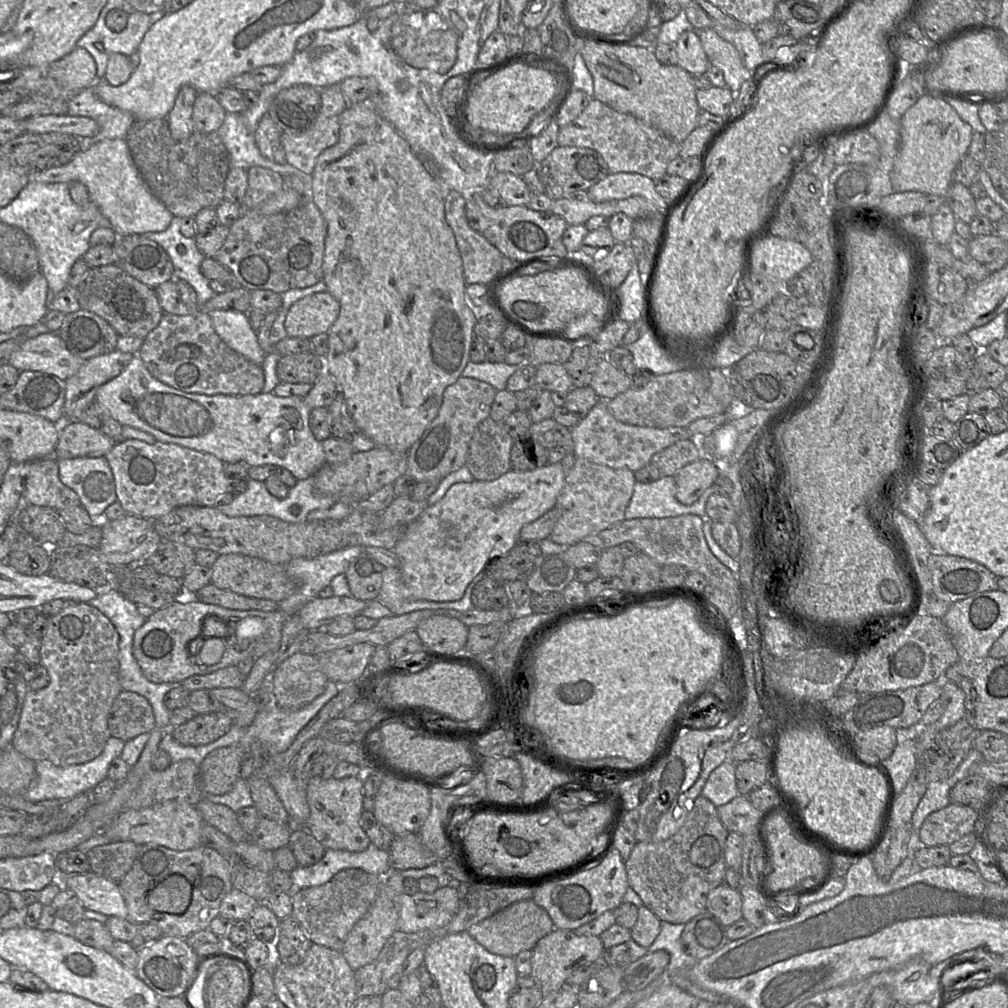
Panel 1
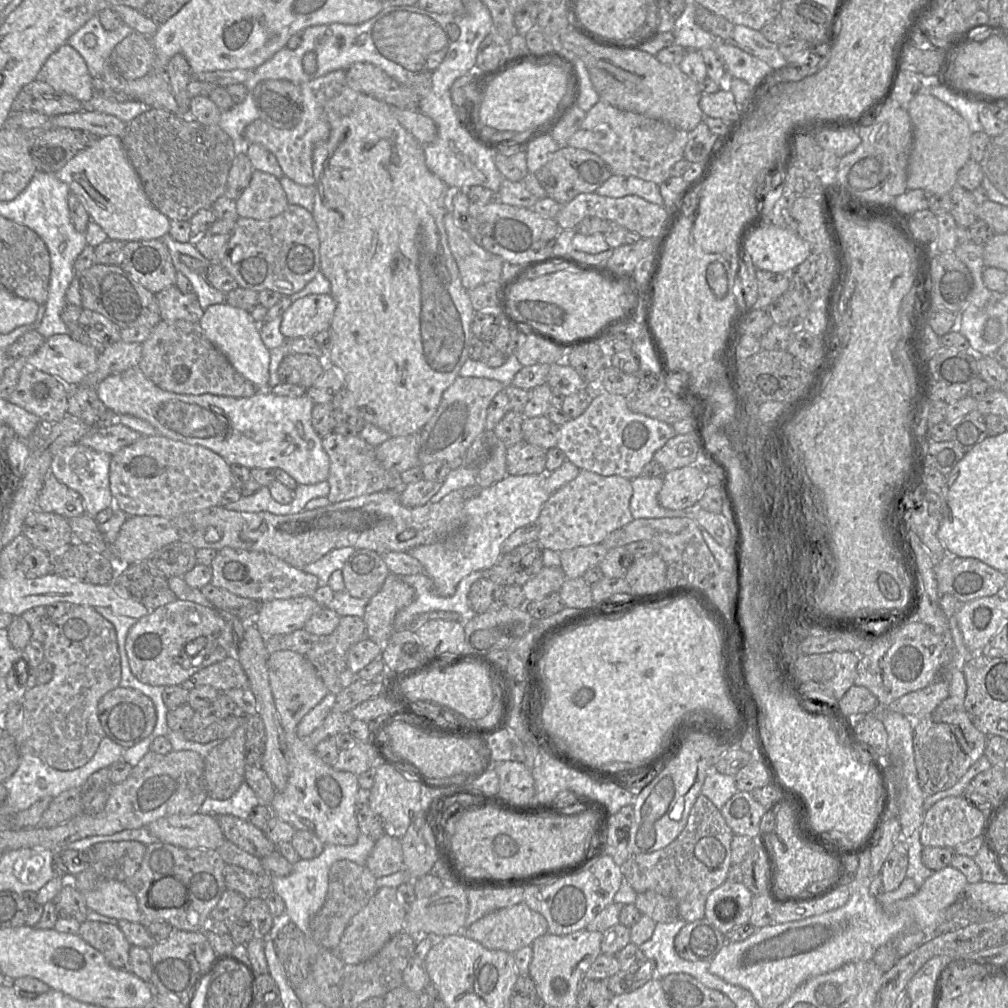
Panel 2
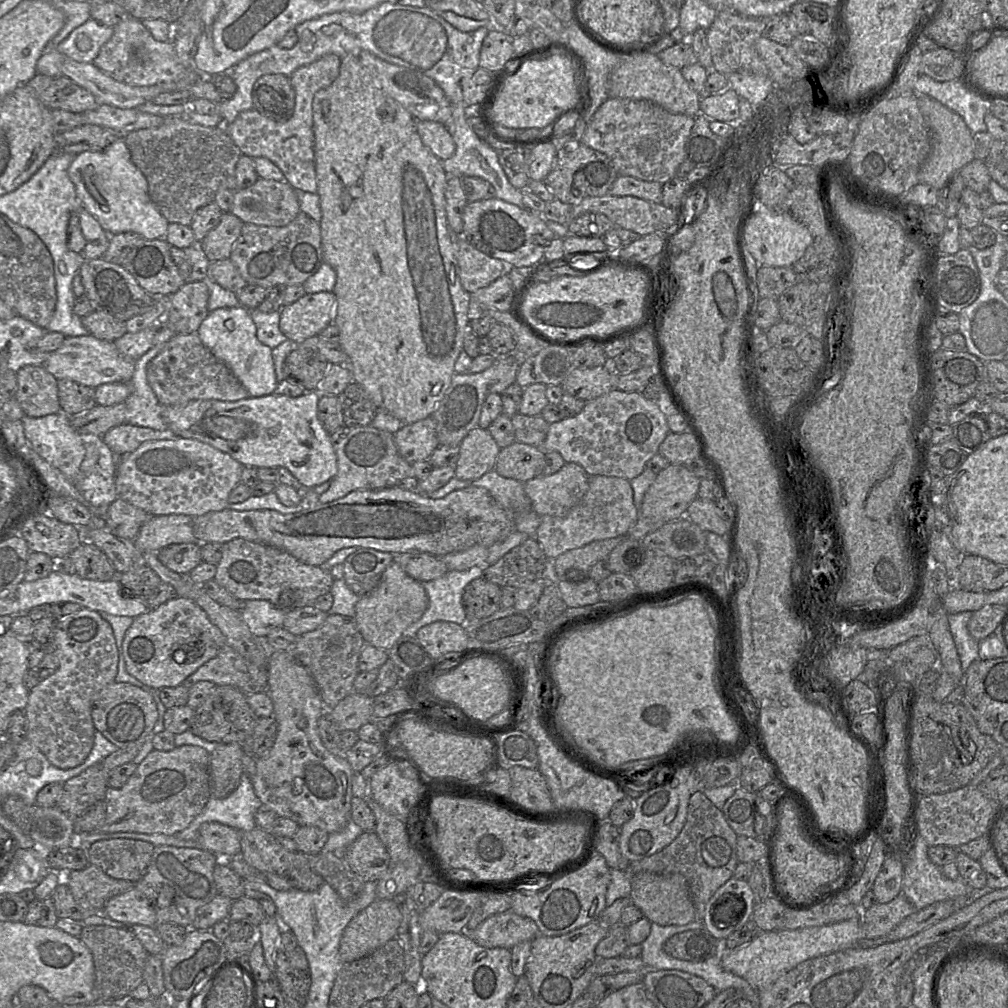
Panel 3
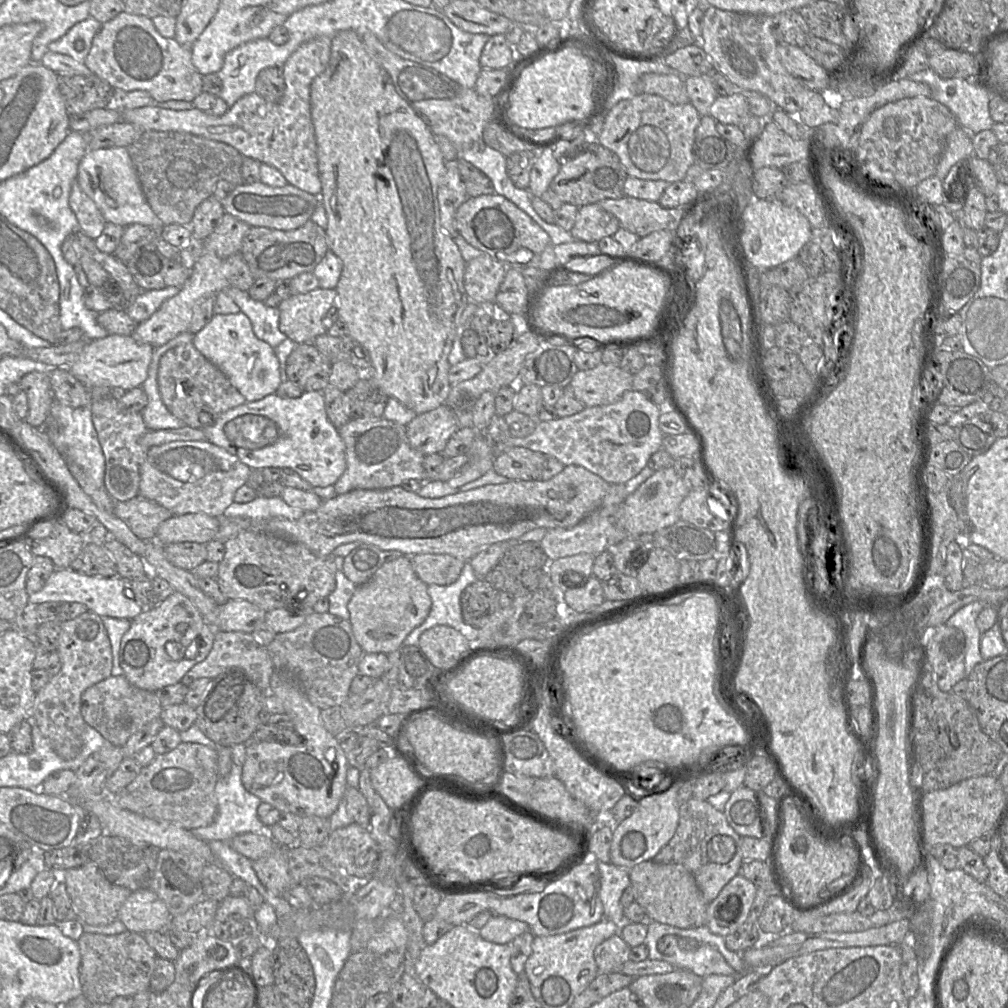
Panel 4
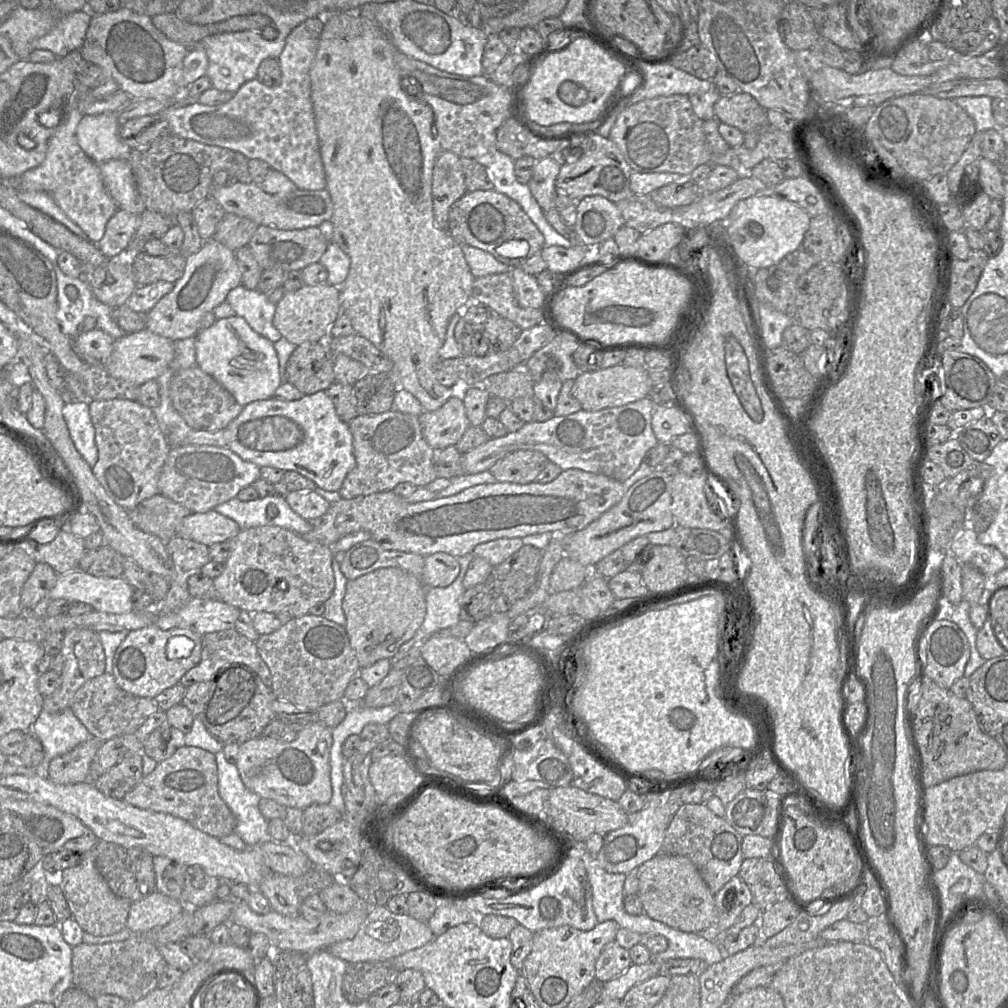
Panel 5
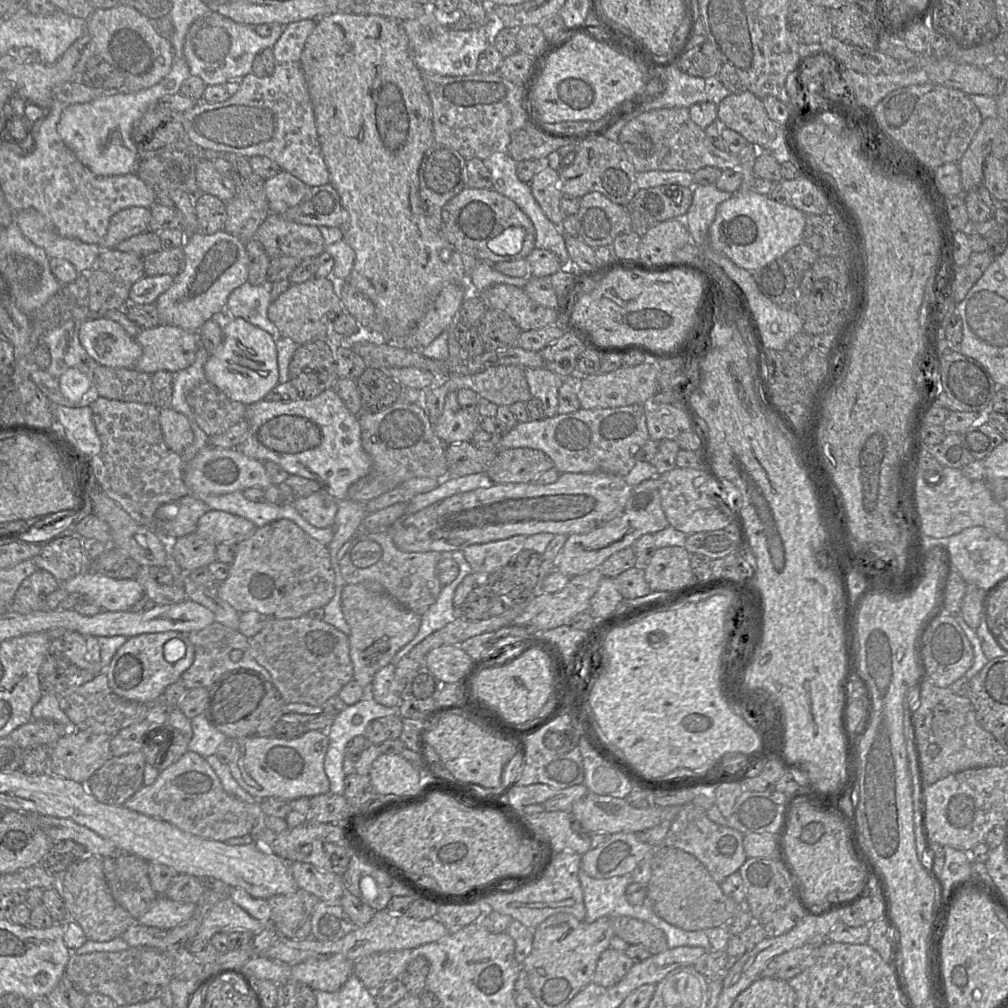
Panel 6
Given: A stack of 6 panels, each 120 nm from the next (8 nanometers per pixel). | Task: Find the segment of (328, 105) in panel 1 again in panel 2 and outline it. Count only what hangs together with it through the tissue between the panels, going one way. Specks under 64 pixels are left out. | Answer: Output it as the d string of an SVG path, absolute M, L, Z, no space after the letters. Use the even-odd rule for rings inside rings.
M335 70L299 85L302 94L302 114L299 123L290 129L278 129L260 118L250 123L243 132L244 144L259 144L277 159L283 175L303 186L312 186L314 176L312 154L316 144L329 138L330 126L325 112L326 103L346 86L346 70Z

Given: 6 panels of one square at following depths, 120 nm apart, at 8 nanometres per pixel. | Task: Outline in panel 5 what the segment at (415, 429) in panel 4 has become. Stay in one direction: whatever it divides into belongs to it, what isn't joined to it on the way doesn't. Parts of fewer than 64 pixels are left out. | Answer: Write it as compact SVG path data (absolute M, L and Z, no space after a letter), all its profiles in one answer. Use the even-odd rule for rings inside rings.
M458 391L438 410L423 411L418 419L423 436L433 450L455 445L471 426L462 393Z

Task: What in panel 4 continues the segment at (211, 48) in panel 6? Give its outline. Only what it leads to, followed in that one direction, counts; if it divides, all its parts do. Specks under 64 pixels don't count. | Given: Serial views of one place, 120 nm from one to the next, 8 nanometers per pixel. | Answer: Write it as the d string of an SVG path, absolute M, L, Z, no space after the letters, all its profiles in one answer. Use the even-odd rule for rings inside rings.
M289 32L289 40L283 45L276 45L268 38L256 39L245 42L225 54L223 66L217 75L222 81L219 96L226 102L228 109L241 97L255 91L256 77L261 70L269 67L278 67L282 70L287 59L300 46L300 41L293 44L293 38Z

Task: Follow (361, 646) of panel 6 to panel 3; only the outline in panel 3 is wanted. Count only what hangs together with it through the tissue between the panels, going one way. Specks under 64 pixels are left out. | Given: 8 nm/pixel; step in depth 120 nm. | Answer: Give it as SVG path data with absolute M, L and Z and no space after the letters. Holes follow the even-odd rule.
M394 560L383 572L378 586L356 603L354 620L366 645L389 651L403 632L422 617L428 605L421 582L410 577Z

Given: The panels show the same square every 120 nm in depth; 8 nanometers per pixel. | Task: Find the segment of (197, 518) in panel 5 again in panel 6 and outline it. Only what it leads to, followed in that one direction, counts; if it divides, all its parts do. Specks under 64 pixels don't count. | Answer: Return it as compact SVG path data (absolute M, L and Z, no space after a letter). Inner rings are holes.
M209 509L199 518L196 532L215 543L239 543L249 537L256 528L244 517Z

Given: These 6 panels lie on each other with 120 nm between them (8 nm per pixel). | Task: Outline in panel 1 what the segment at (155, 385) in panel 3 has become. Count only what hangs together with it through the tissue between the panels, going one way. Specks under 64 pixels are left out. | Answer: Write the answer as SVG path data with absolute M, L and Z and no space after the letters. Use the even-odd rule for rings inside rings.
M202 310L185 316L164 313L159 324L144 339L138 355L154 378L185 393L243 396L262 393L264 387L262 366L230 348L216 333L209 314Z

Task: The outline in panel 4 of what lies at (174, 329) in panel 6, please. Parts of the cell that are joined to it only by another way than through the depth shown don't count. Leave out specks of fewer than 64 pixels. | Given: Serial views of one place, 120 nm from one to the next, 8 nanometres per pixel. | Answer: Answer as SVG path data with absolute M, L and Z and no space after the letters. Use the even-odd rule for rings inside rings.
M108 335L88 341L78 358L67 368L87 388L107 386L129 391L141 387L146 380L153 351L151 345L137 342L131 335Z

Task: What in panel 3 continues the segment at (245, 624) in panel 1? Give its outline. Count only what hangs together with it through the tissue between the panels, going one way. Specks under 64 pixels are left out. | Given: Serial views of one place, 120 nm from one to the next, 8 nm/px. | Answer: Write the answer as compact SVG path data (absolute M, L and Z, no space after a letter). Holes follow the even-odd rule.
M181 596L134 618L123 641L127 671L140 682L155 689L177 687L227 645L221 630L192 599Z

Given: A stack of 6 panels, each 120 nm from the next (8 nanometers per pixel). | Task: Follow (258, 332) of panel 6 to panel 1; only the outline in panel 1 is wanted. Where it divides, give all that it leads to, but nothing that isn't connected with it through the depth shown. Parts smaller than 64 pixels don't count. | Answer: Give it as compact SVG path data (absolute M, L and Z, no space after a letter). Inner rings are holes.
M213 310L208 313L219 337L234 351L261 366L266 353L258 344L257 332L250 323L248 314L235 310Z

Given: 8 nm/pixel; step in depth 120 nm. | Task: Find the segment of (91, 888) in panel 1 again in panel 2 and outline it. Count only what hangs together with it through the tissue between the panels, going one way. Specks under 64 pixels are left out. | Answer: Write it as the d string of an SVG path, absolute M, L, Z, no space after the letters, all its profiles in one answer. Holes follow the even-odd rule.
M100 879L93 890L82 894L89 910L117 920L144 925L136 896L125 883Z

